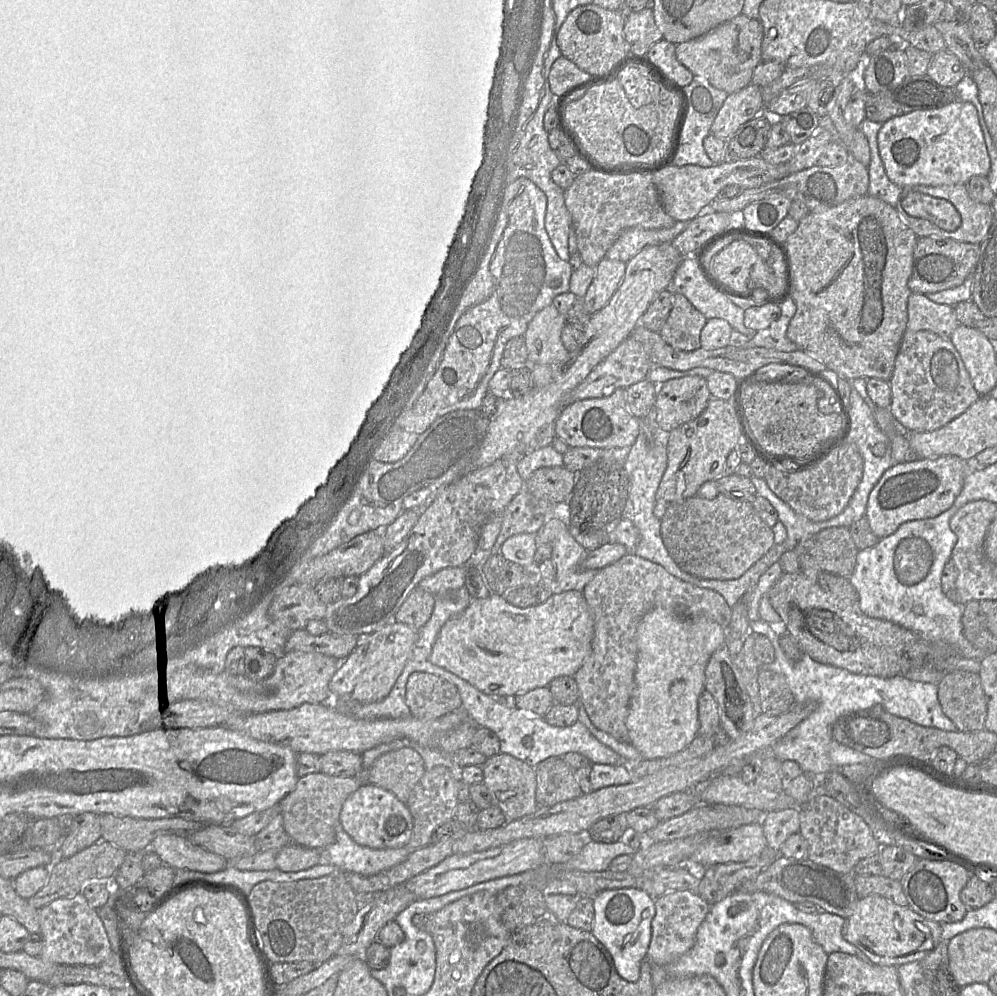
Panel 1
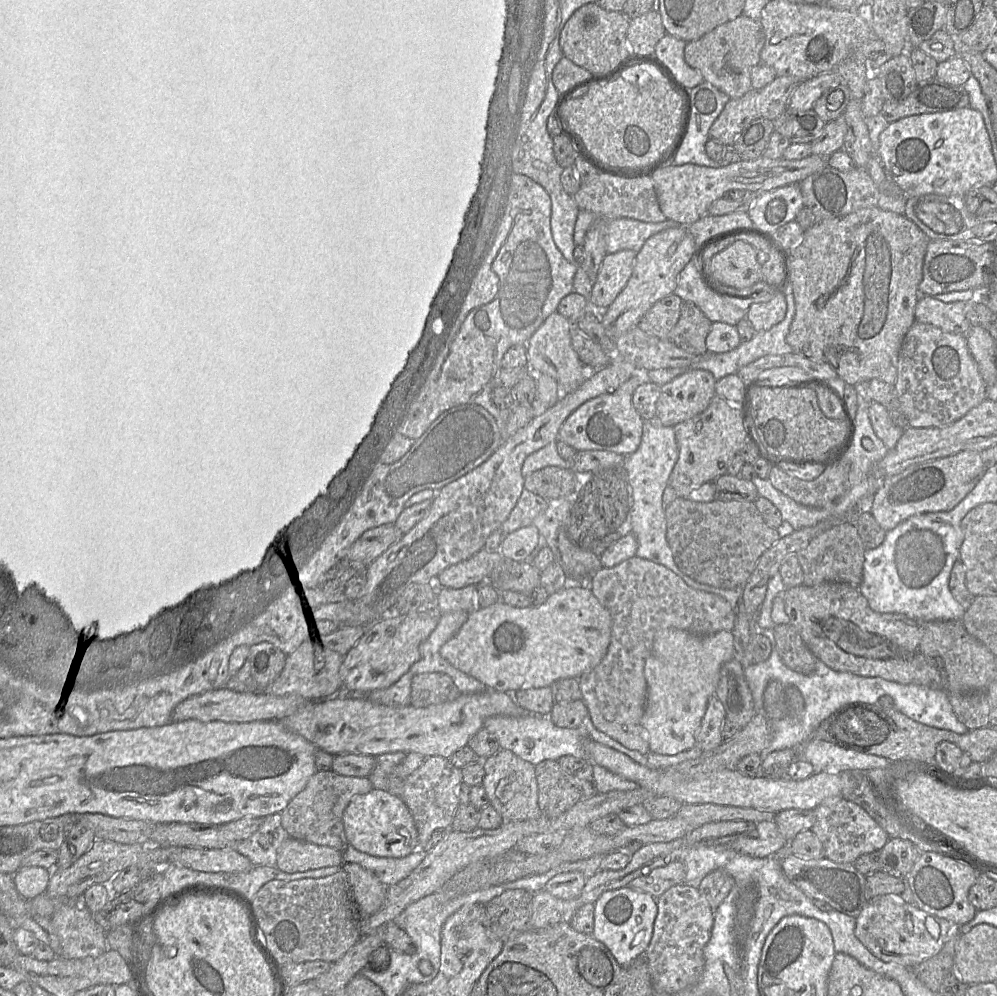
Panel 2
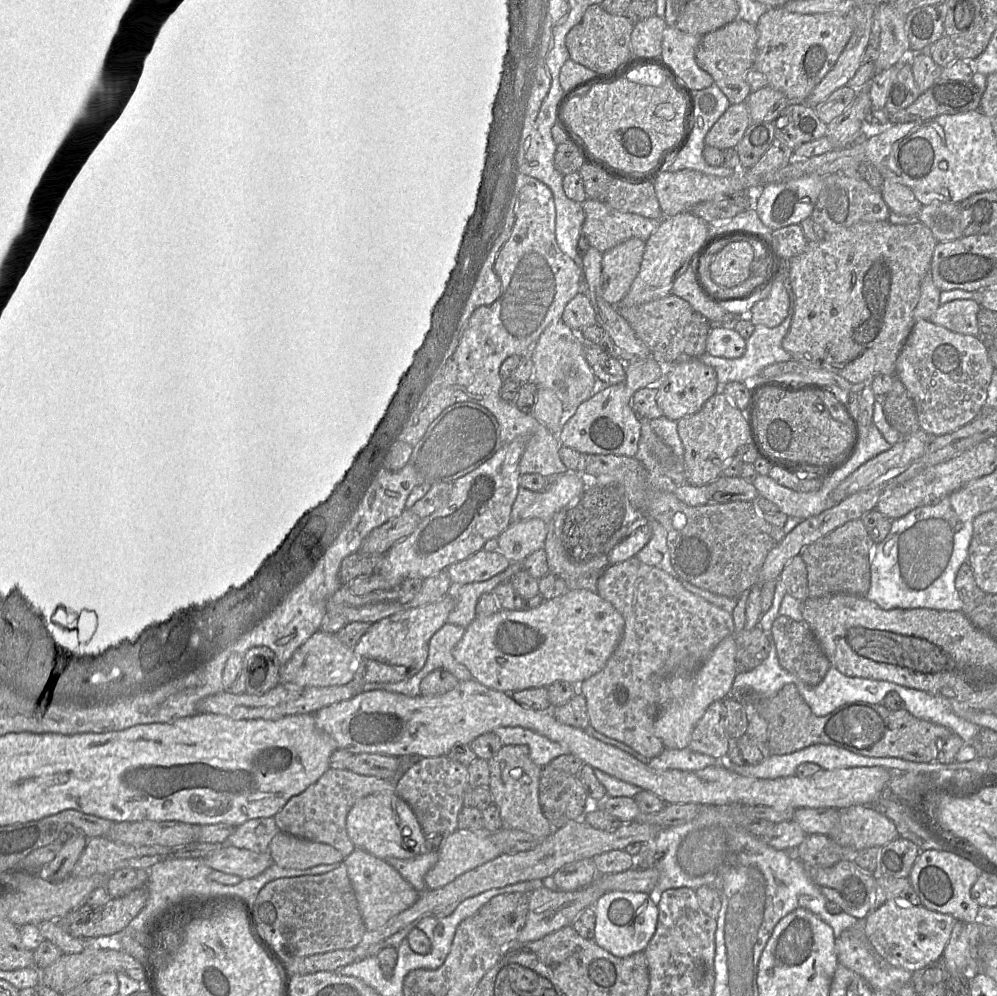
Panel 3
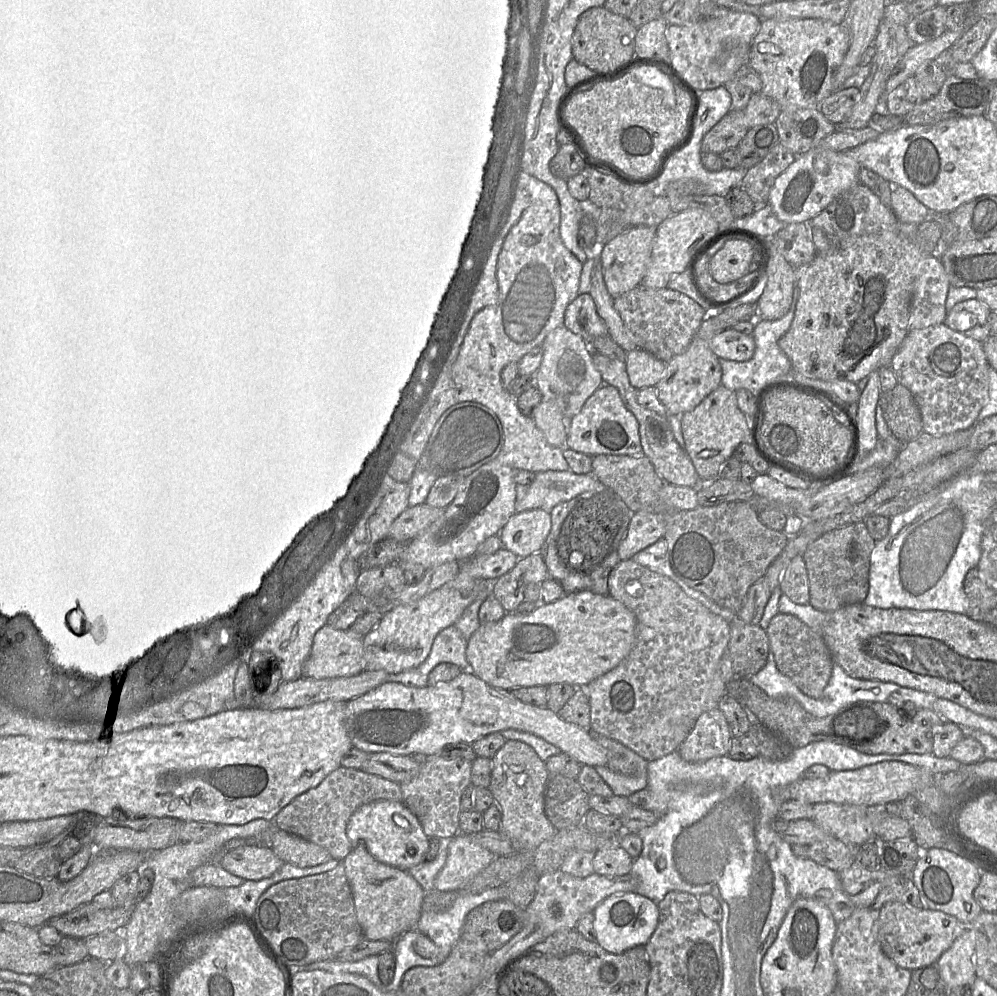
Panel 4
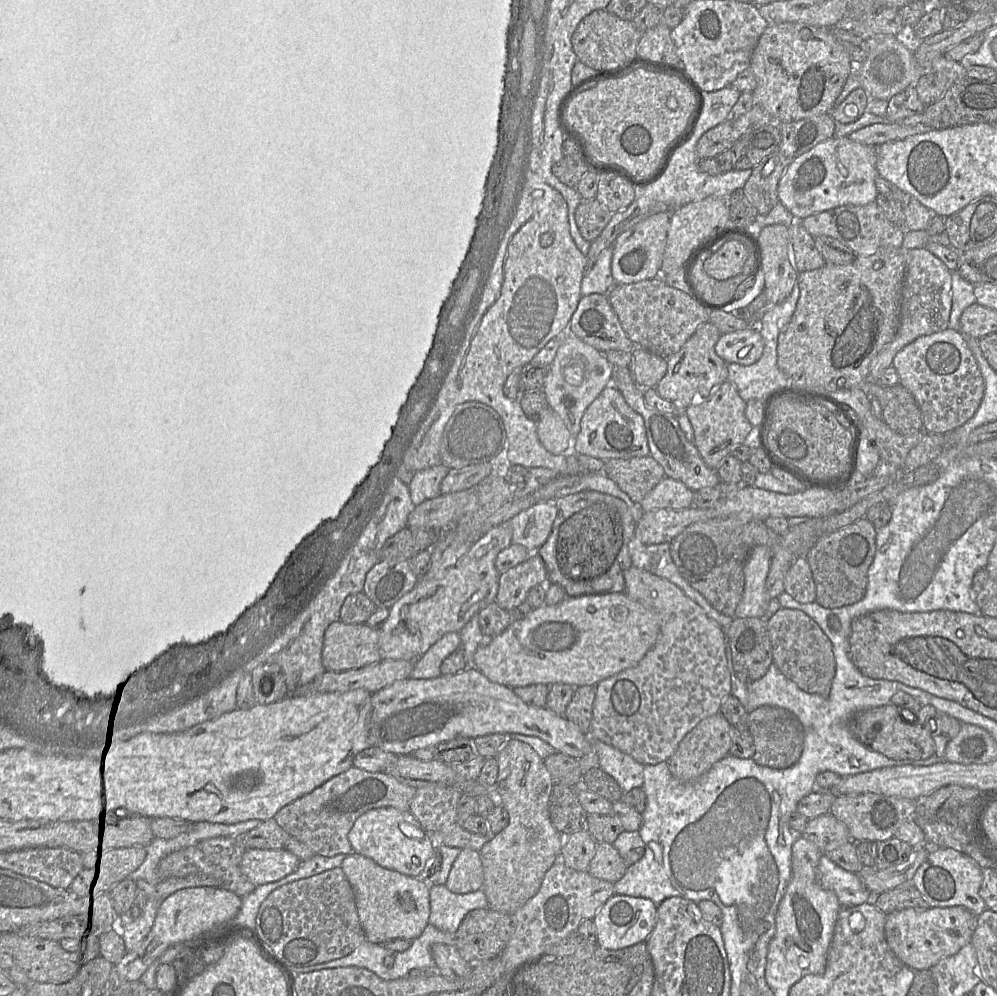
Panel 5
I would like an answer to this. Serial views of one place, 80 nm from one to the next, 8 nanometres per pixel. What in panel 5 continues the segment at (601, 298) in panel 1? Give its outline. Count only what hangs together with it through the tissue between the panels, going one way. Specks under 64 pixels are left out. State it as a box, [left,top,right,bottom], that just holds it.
[611,212,671,285]

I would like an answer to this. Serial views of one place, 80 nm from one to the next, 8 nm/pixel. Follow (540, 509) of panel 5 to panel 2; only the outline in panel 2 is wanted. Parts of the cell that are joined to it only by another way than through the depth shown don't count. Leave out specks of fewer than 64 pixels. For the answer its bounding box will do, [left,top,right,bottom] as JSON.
[499,525,539,562]

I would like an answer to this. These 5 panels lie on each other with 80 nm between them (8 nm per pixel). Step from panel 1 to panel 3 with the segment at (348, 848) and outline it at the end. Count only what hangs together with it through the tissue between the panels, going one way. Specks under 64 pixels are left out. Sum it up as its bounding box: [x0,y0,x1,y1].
[384,852,438,892]

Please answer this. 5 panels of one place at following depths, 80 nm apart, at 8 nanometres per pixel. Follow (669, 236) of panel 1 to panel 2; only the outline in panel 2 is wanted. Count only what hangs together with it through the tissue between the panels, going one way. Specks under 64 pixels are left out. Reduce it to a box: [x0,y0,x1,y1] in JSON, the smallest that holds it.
[606,218,680,254]

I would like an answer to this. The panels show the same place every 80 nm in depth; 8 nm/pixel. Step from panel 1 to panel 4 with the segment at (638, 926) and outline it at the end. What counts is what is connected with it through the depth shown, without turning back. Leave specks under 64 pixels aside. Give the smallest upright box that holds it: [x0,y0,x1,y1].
[594,892,658,954]

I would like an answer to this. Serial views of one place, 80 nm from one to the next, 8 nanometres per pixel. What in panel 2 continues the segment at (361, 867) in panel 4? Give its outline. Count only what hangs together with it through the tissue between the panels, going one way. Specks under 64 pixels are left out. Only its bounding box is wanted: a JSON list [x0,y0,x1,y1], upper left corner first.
[343,863,387,917]

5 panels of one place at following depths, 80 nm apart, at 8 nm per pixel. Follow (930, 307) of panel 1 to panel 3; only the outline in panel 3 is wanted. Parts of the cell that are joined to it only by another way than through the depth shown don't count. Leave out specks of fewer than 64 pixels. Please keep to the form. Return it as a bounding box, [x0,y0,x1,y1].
[929,299,980,336]

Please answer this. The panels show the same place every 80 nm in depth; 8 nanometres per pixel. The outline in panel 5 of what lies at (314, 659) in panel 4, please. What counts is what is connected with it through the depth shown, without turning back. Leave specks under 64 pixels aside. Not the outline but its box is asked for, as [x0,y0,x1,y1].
[322,623,382,672]

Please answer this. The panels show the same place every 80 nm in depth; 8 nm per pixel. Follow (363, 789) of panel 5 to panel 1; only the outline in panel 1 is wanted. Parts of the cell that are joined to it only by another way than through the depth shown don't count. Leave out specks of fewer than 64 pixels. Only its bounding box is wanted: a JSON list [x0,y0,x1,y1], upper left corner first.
[280,772,362,849]

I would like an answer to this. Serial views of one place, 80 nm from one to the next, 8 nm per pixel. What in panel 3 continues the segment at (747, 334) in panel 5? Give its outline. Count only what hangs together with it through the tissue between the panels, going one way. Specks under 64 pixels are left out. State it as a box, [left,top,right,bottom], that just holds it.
[706,327,746,358]

